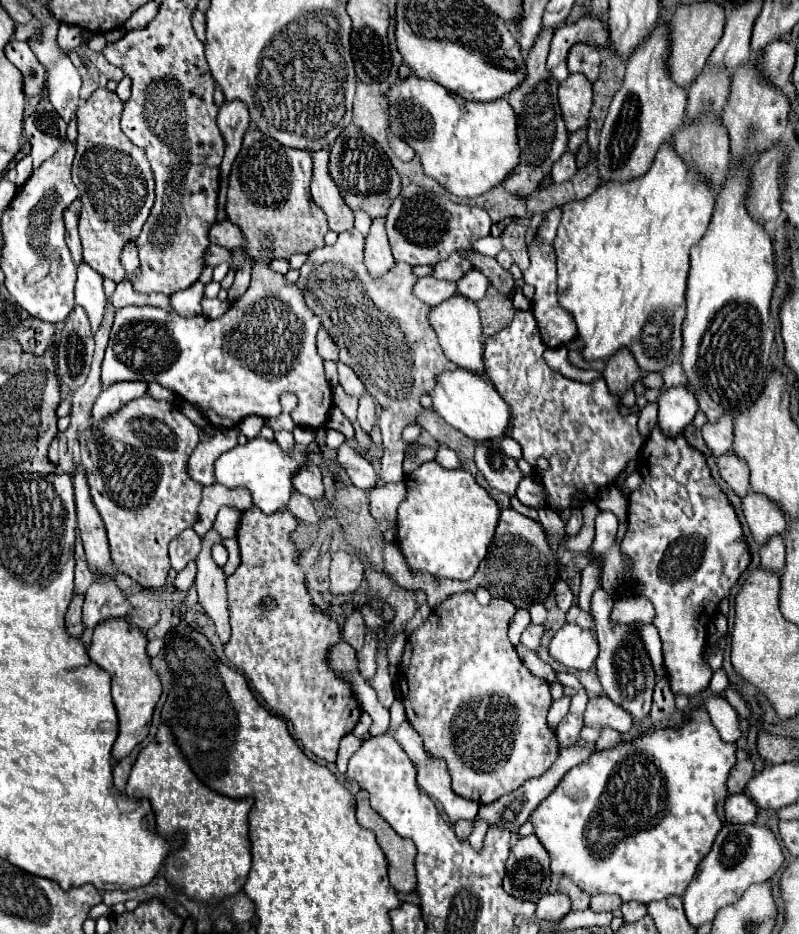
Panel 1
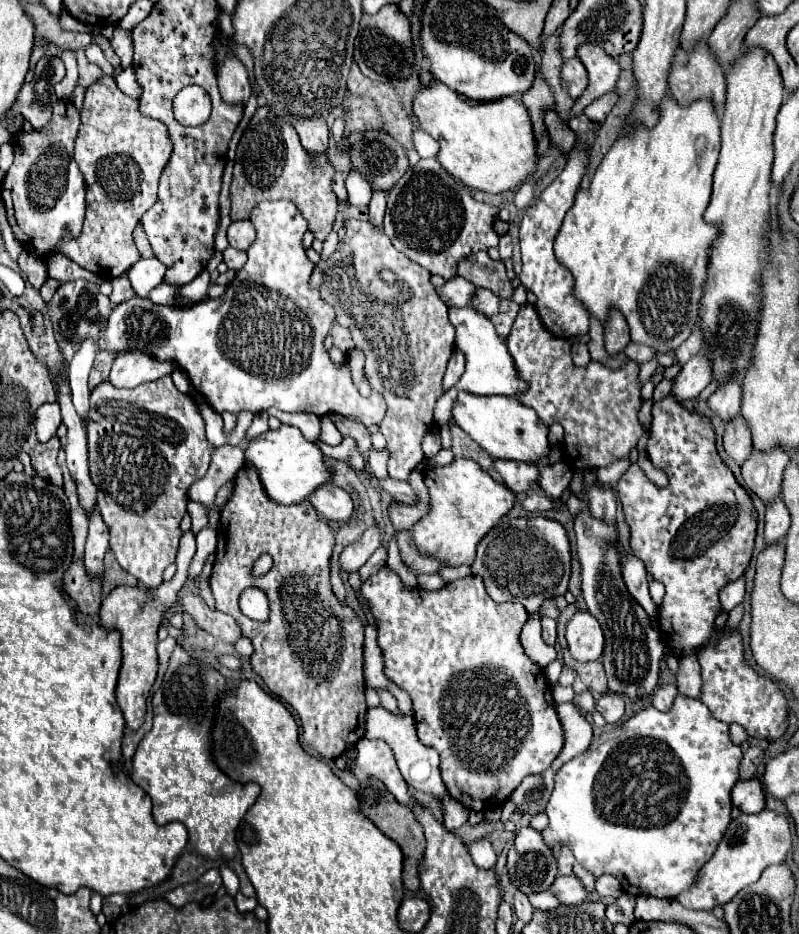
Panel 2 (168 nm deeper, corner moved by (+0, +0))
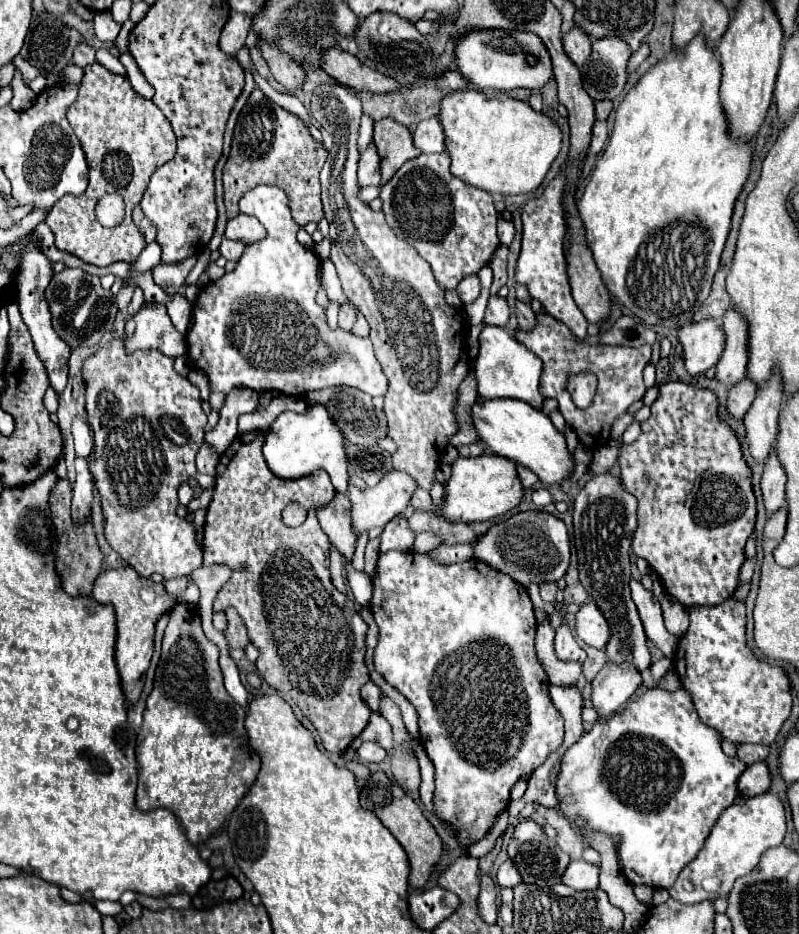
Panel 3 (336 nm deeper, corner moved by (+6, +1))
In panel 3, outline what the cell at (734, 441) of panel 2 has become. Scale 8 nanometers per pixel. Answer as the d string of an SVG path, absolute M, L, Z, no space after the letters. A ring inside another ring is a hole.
M744 378L738 386L734 386L734 390L728 392L728 402L726 402L728 418L730 420L744 420L744 416L750 410L754 398L756 398L754 386L750 386Z

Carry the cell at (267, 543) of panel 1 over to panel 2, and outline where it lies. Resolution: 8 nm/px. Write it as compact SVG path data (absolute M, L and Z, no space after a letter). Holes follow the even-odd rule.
M244 463L234 479L234 491L230 495L230 499L224 503L224 507L220 509L220 523L218 523L218 549L216 549L216 563L212 567L212 575L210 575L210 587L212 587L212 593L214 593L214 599L216 599L216 609L222 611L222 613L228 613L232 615L240 627L242 627L242 633L244 637L248 637L254 645L254 655L250 657L250 665L252 669L264 679L266 687L282 701L286 701L300 717L302 721L302 735L304 735L304 741L308 745L312 745L320 755L328 757L328 759L336 759L340 757L344 751L348 751L358 739L364 737L366 733L366 701L364 701L364 657L362 657L362 645L364 645L364 623L362 619L358 617L358 613L346 605L342 605L336 595L332 593L332 587L330 587L330 557L332 557L332 549L334 549L334 531L332 527L318 515L318 511L312 507L310 501L304 501L304 503L294 503L290 507L282 507L280 503L272 503L272 499L266 499L268 495L264 495L264 487L260 487L260 477L256 475L256 471L252 471L252 467L248 467L248 463ZM262 553L270 553L272 559L274 559L274 565L272 569L264 575L264 577L252 577L252 563L262 555ZM248 587L258 587L266 593L268 597L268 603L270 603L270 617L268 621L254 621L250 617L246 617L240 607L238 607L238 599L240 599L240 593Z

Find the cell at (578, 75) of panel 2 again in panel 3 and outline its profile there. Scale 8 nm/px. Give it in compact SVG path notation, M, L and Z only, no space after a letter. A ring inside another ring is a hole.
M572 28L566 36L564 36L564 50L568 54L568 58L576 64L576 66L582 66L588 56L590 56L590 38L582 32L582 30L576 30Z

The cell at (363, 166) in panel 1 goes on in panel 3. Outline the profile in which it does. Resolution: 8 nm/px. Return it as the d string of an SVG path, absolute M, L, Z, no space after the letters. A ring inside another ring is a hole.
M390 118L374 124L374 146L380 156L382 184L386 184L404 162L418 156L408 128Z

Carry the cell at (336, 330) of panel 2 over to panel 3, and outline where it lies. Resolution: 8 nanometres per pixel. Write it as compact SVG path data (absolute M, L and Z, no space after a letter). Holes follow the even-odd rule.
M340 306L340 314L338 314L338 326L342 328L342 330L346 330L346 332L350 332L352 330L352 326L354 326L354 322L356 322L356 312L354 312L354 308L352 306Z

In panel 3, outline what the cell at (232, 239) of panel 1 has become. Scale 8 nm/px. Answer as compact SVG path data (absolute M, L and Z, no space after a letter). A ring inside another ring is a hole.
M238 214L236 218L232 218L226 226L226 238L228 240L240 240L244 244L250 244L250 242L258 242L266 236L266 230L264 226L258 222L258 218L254 216L244 216L244 214Z

